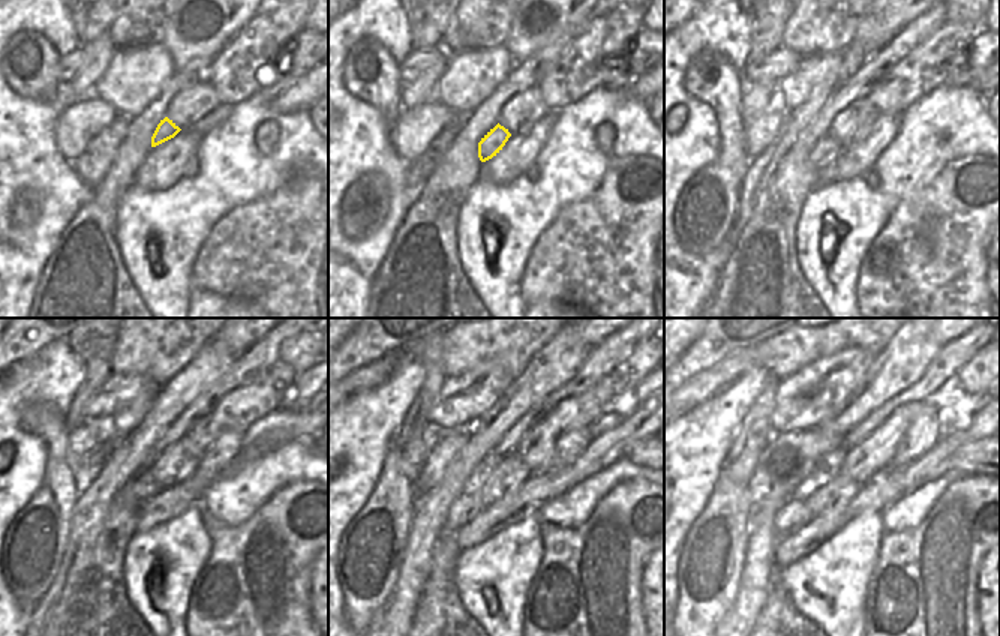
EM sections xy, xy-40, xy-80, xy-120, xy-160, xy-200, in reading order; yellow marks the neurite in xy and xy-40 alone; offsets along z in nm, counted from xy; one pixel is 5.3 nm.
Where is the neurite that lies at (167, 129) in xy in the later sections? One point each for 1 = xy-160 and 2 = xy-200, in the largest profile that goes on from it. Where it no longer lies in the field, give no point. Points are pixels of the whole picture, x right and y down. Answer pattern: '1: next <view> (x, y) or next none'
1: next xy-160 (465, 507)
2: next xy-200 (795, 513)

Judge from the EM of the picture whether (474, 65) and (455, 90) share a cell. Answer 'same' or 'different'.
same

